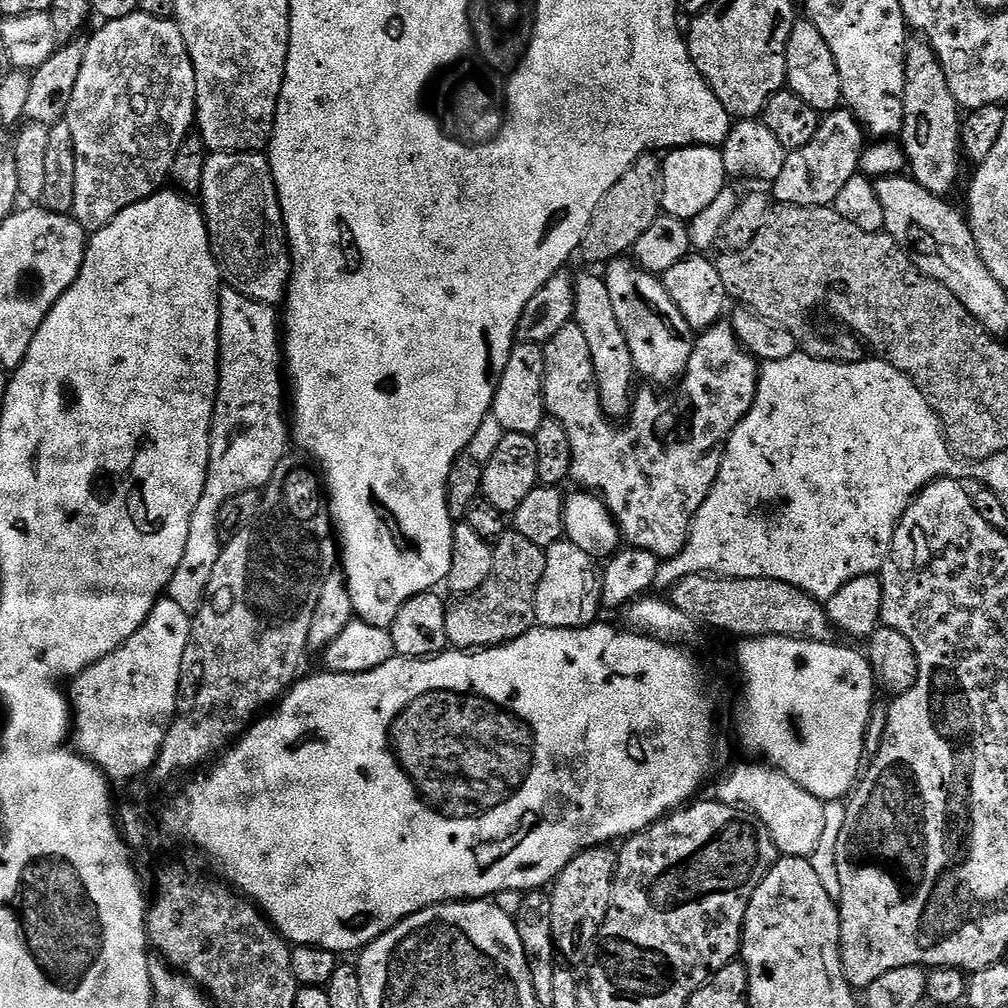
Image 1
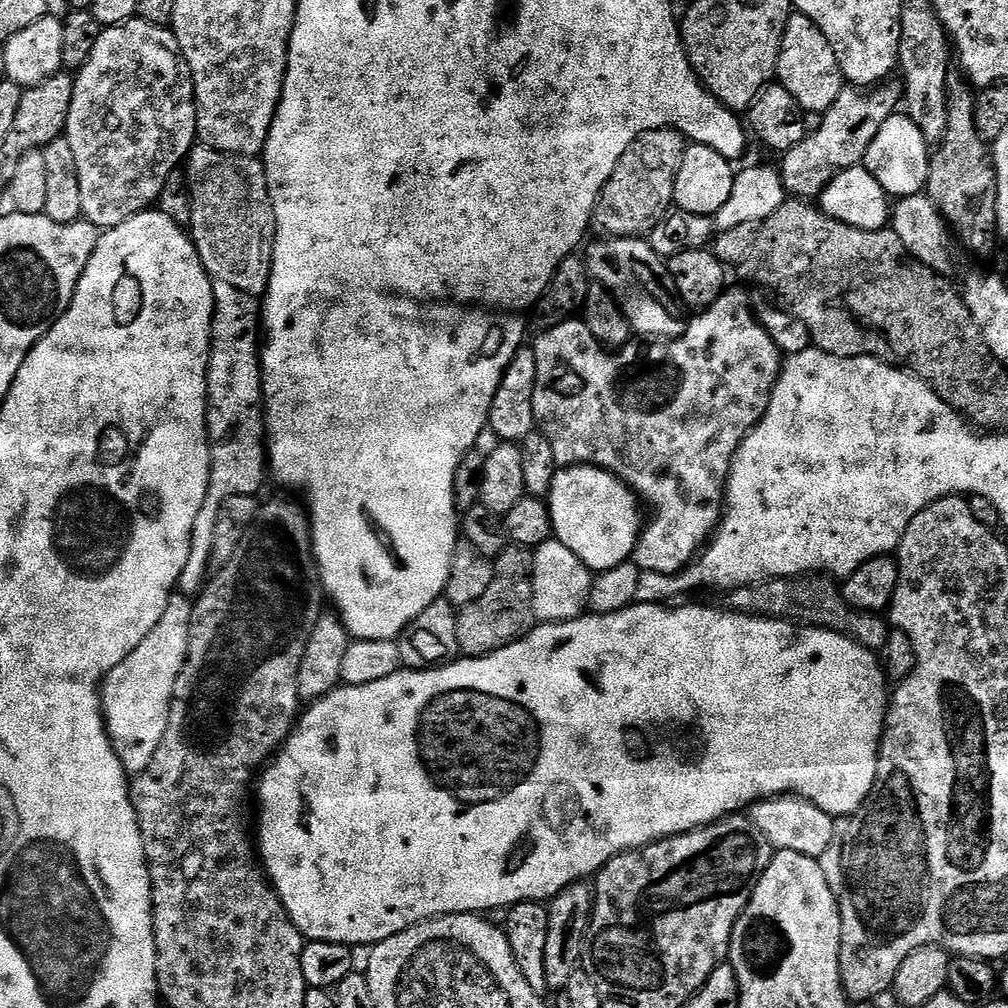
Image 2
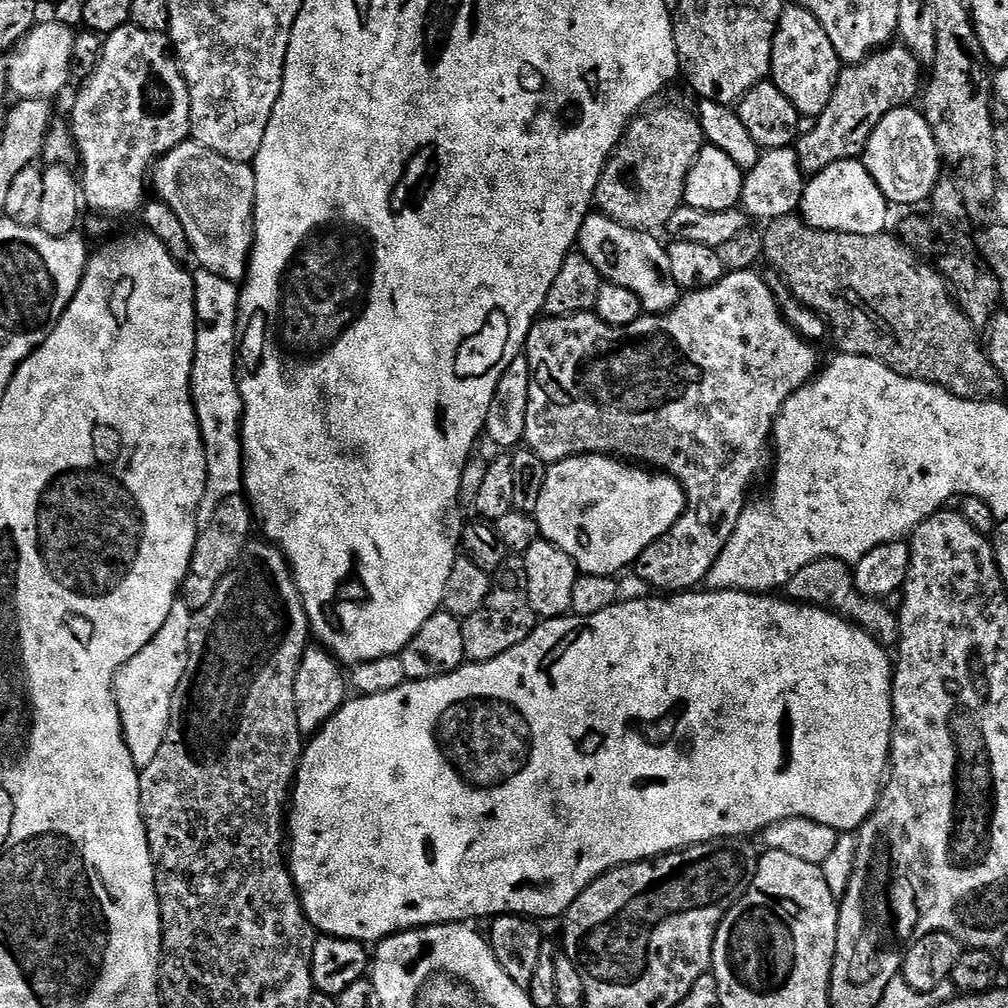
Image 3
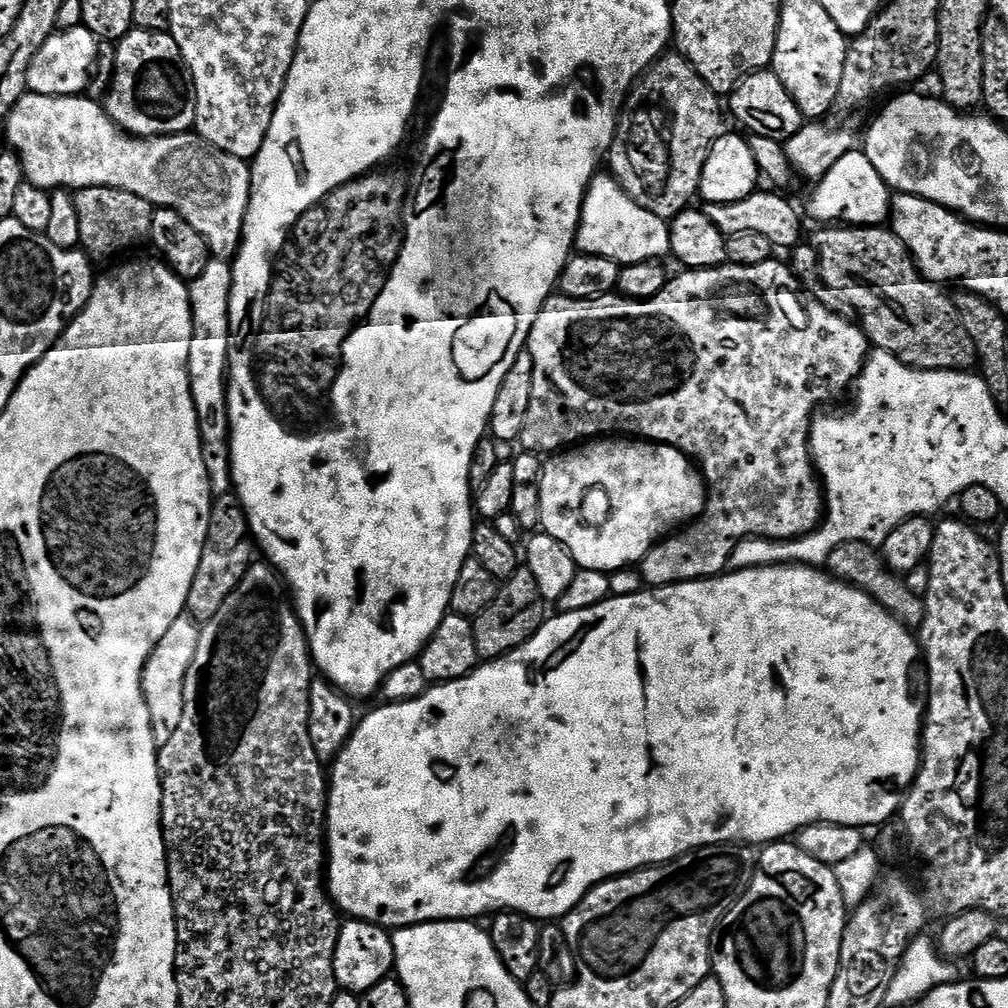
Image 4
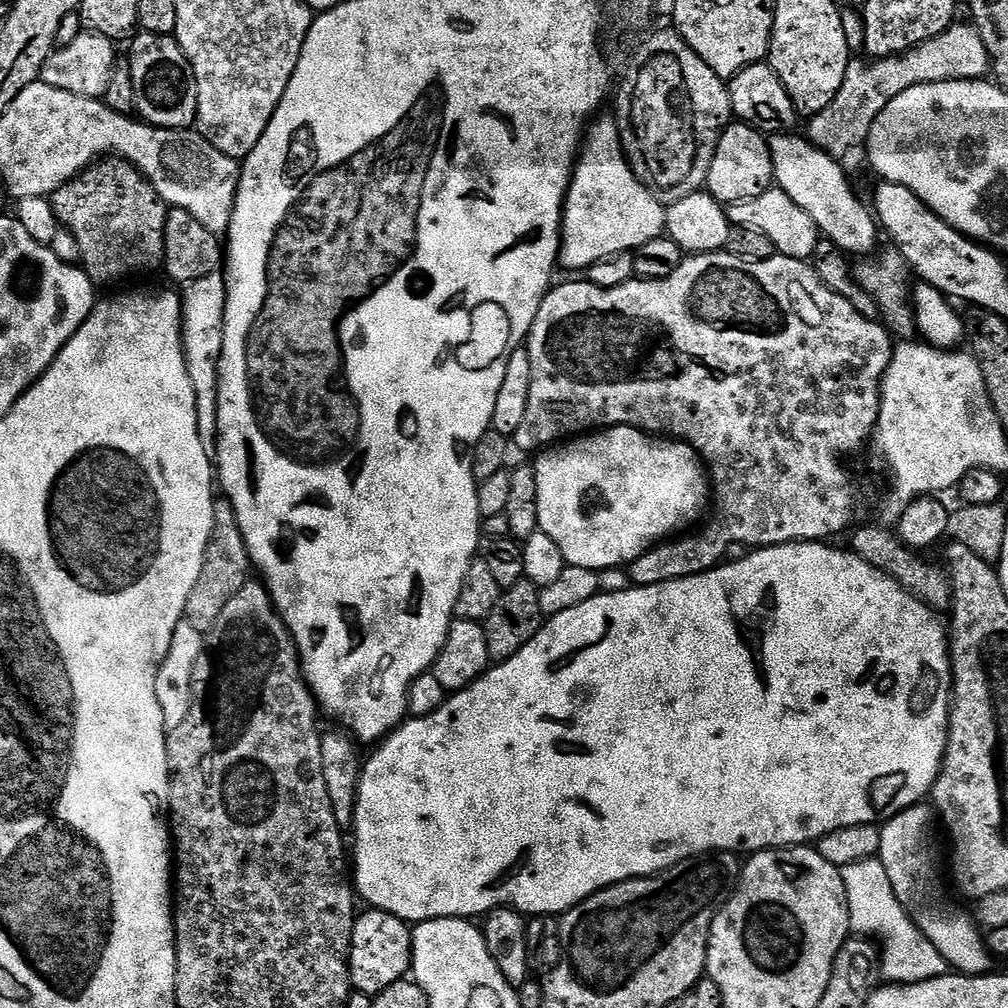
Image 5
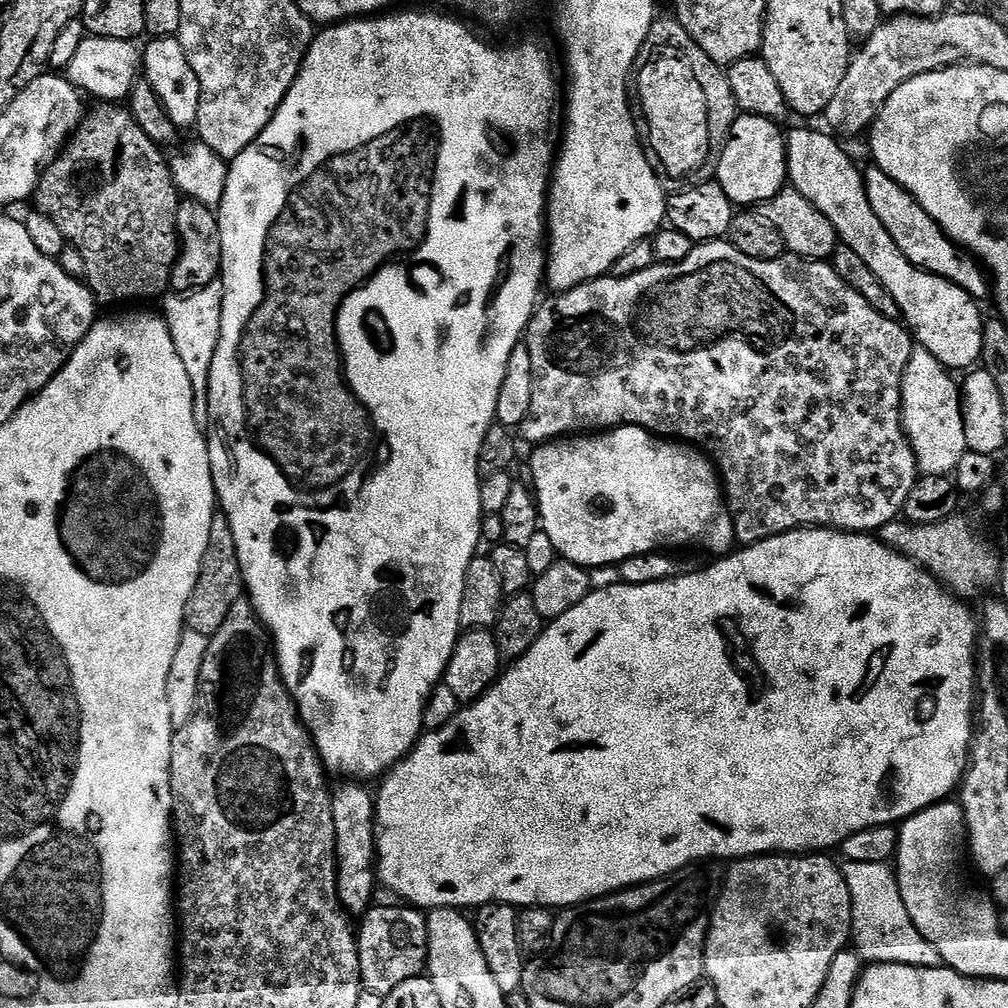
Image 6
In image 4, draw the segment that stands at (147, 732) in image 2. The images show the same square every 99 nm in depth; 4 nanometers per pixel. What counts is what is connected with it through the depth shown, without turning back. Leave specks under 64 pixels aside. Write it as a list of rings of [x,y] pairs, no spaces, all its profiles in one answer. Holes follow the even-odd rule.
[[[187,614],[179,616],[174,622],[174,626],[170,626],[170,630],[166,630],[162,642],[158,642],[158,646],[152,651],[144,667],[142,690],[146,698],[146,706],[150,710],[152,729],[157,745],[170,742],[170,734],[174,734],[174,730],[178,730],[178,722],[182,722],[184,683],[186,674],[194,662],[194,654],[198,654],[200,630],[201,625],[191,616]]]

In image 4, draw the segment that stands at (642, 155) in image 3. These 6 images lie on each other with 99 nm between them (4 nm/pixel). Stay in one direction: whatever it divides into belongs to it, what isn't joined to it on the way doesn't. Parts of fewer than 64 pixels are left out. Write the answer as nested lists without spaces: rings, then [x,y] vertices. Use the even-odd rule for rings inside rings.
[[[679,54],[661,56],[655,64],[649,66],[644,77],[646,84],[634,86],[632,91],[628,93],[627,100],[631,104],[642,104],[644,98],[658,98],[656,94],[662,92],[666,96],[666,100],[670,102],[670,106],[674,106],[674,114],[676,114],[674,168],[678,174],[674,174],[672,182],[668,182],[668,184],[664,178],[664,184],[658,192],[654,192],[654,190],[648,192],[648,190],[638,188],[634,184],[634,180],[624,180],[620,185],[622,190],[626,190],[626,194],[630,194],[630,198],[634,198],[634,202],[638,202],[638,206],[658,214],[663,220],[671,221],[673,216],[685,211],[691,205],[688,203],[692,199],[694,201],[697,199],[702,170],[706,166],[706,158],[710,158],[710,150],[716,139],[724,135],[726,131],[724,116],[720,113],[722,100],[718,93],[710,90],[710,86],[706,86],[706,82],[702,82],[698,70],[694,70],[691,62]]]

